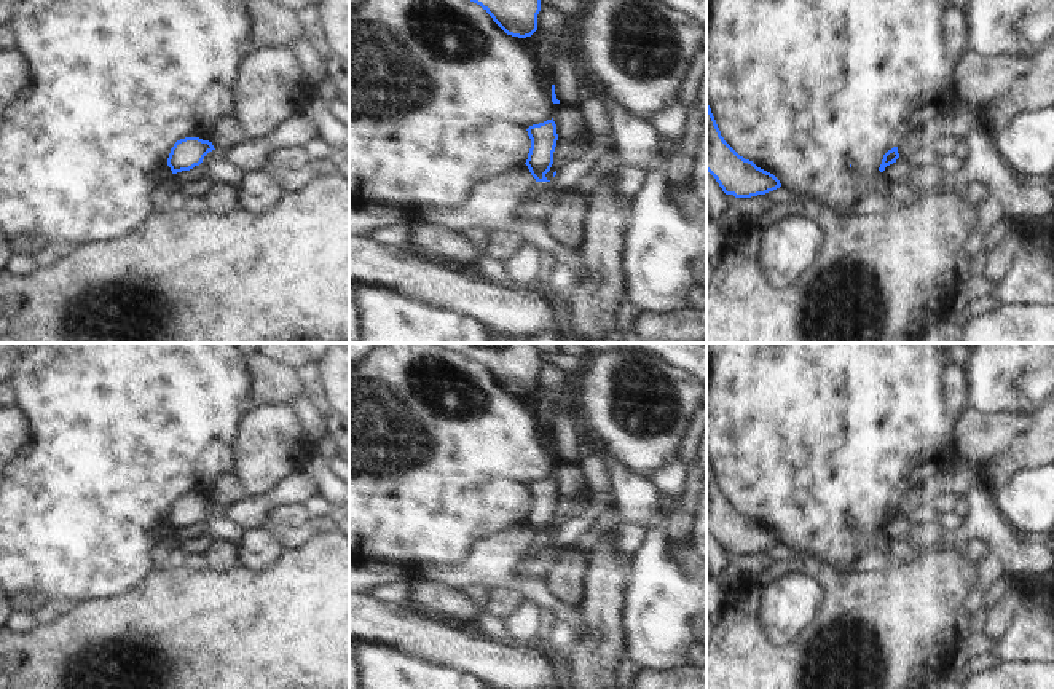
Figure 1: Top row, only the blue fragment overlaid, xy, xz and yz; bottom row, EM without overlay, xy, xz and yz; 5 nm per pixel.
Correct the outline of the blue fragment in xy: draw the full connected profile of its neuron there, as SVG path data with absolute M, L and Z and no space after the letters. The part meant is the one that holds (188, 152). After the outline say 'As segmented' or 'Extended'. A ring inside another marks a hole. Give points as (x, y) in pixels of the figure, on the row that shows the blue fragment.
M185 137L174 144L171 148L167 166L172 174L190 171L195 166L199 166L204 156L215 150L212 142L203 140L199 137Z. As segmented.

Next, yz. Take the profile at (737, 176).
M706 100L706 171L726 195L751 198L781 187L780 180L740 156L721 136Z. As segmented.

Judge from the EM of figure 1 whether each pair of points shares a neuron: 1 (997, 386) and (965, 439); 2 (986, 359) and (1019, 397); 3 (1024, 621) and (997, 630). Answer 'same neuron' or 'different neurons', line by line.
1: different neurons
2: same neuron
3: different neurons

